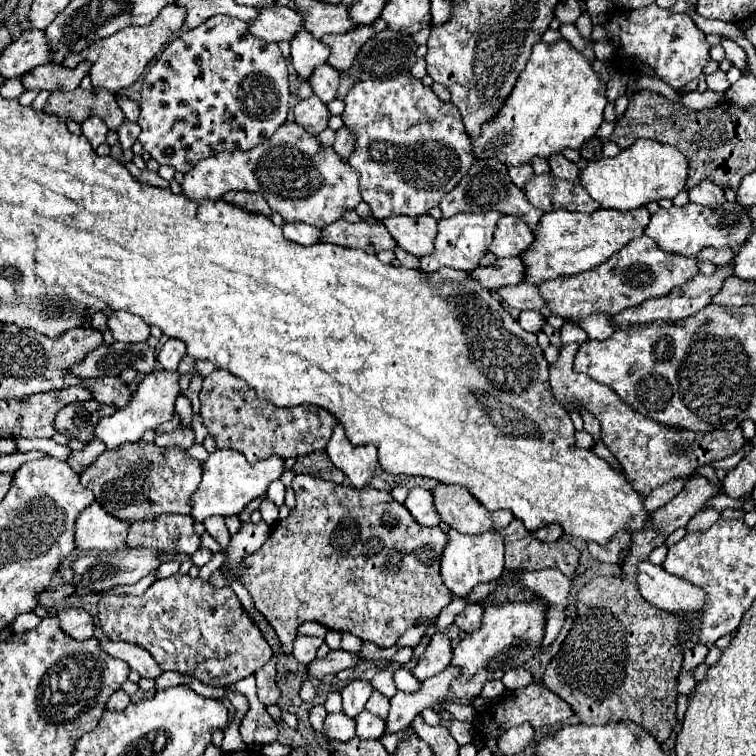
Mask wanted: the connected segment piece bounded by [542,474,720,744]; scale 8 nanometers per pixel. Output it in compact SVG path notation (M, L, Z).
M696 474L696 476L688 478L686 484L684 484L684 490L682 490L674 500L670 500L666 508L656 510L656 512L652 514L652 520L646 520L646 528L642 528L642 530L638 530L638 532L632 532L632 550L630 550L630 554L628 554L626 560L624 560L624 568L622 568L624 574L618 576L618 578L614 578L614 576L598 576L598 578L590 580L590 582L578 592L578 596L576 596L576 614L578 614L578 616L576 616L576 620L574 620L574 626L572 626L572 630L570 630L566 642L562 644L562 650L560 650L558 656L554 656L554 660L548 664L542 682L544 682L546 688L550 688L552 692L556 692L562 700L566 700L566 702L570 704L570 708L572 708L574 714L580 718L580 722L584 722L584 724L634 722L634 724L638 724L640 728L644 728L646 732L650 732L660 744L664 744L664 742L670 738L670 734L672 734L672 730L674 730L674 726L676 726L676 696L678 696L678 692L676 692L676 676L678 676L678 672L680 672L680 668L682 668L682 650L678 650L678 646L676 646L676 636L678 636L680 628L688 626L688 618L686 618L686 616L684 616L684 618L678 618L678 616L674 616L674 614L670 614L670 612L664 612L664 610L660 610L660 608L648 604L648 602L640 596L640 592L638 592L638 588L636 588L636 568L638 568L640 560L648 558L648 554L650 554L656 546L664 544L664 540L666 540L668 534L672 534L672 532L674 532L676 528L680 528L680 526L686 526L686 524L690 522L690 518L692 518L696 512L700 512L700 508L704 506L704 502L706 502L708 498L716 496L716 494L720 494L720 492L718 492L704 476Z

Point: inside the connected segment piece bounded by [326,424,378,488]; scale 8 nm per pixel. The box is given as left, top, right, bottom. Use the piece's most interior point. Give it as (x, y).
(358, 463)

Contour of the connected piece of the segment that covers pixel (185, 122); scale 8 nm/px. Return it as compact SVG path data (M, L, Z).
M224 14L214 16L210 20L206 20L204 24L200 24L194 30L184 30L180 32L166 48L164 52L158 56L158 60L152 64L152 68L146 72L144 76L144 86L142 86L142 100L140 100L140 118L138 124L142 128L140 132L140 144L142 148L158 162L158 164L166 164L172 166L176 172L188 172L192 170L200 160L210 158L214 154L220 154L222 150L250 150L262 142L266 142L284 122L286 122L286 114L290 108L290 90L288 90L288 68L286 68L286 60L280 54L278 44L268 44L256 36L252 36L248 30L246 22L238 22L238 18L228 18Z

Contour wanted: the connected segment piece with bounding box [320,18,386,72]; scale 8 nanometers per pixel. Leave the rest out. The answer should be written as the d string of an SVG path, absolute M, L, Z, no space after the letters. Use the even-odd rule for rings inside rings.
M378 18L374 24L368 26L356 26L352 32L346 34L326 34L320 40L332 50L328 64L334 66L336 70L348 70L358 54L358 50L378 32L382 32L386 28L386 22L382 18Z

